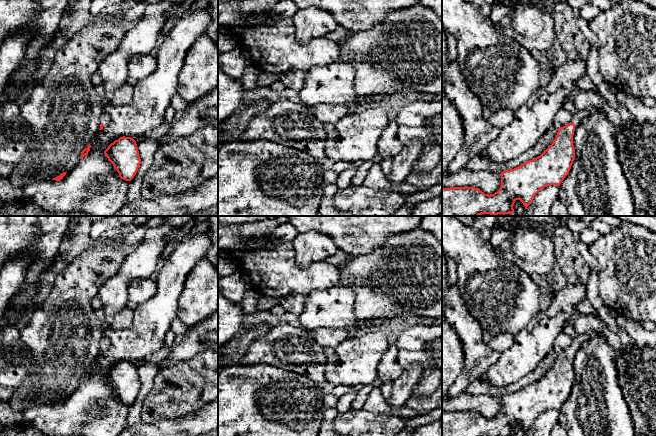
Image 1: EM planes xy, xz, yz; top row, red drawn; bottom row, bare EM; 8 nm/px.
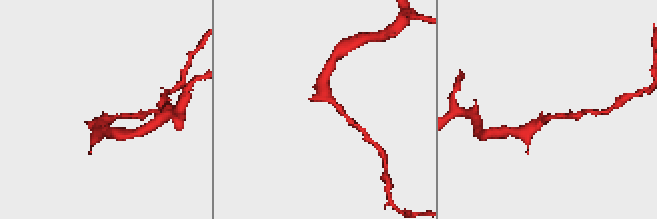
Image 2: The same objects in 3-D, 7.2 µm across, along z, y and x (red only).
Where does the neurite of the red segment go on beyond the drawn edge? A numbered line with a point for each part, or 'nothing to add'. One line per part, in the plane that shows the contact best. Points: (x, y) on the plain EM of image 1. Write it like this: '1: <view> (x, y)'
1: yz (578, 340)

